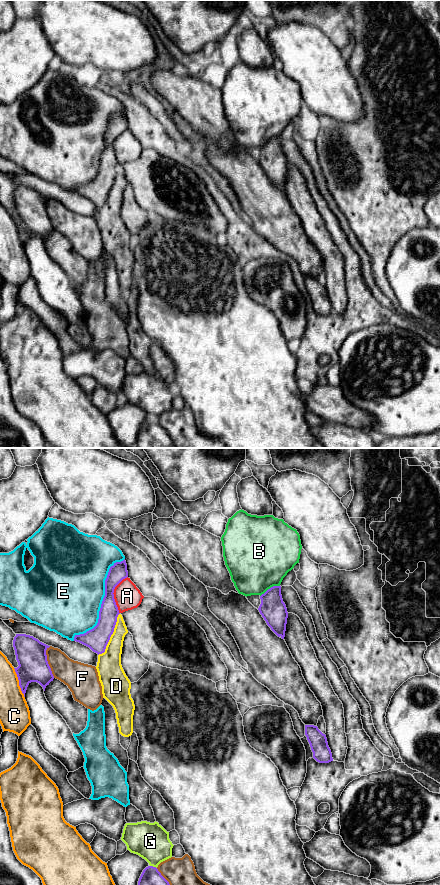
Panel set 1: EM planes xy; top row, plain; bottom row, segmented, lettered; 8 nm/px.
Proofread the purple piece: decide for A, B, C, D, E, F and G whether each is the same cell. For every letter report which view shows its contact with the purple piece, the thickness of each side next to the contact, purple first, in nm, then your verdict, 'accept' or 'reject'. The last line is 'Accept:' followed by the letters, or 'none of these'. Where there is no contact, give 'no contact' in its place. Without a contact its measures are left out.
A: contact in xy; calibres 150 and 220 nm; reject
B: contact in xy; calibres 200 and 480 nm; reject
C: contact in xy; calibres 240 and 240 nm; reject
D: contact in xy; calibres 180 and 190 nm; accept
E: contact in xy; calibres 150 and 500 nm; reject
F: contact in xy; calibres 240 and 220 nm; reject
G: contact in xy; calibres 300 and 300 nm; reject
Accept: D

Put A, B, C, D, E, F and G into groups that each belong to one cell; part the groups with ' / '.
A / B / C / D / E / F / G

